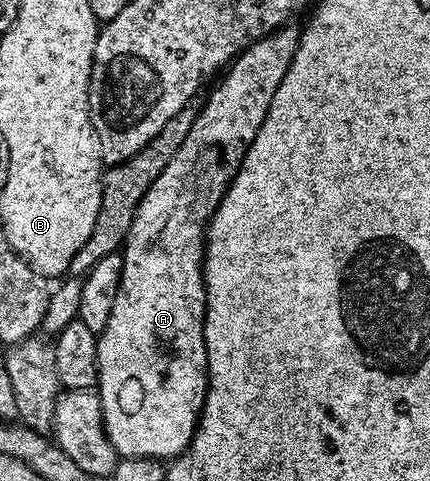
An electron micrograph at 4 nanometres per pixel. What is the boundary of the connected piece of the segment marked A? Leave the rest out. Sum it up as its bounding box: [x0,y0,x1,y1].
[96,24,299,460]

